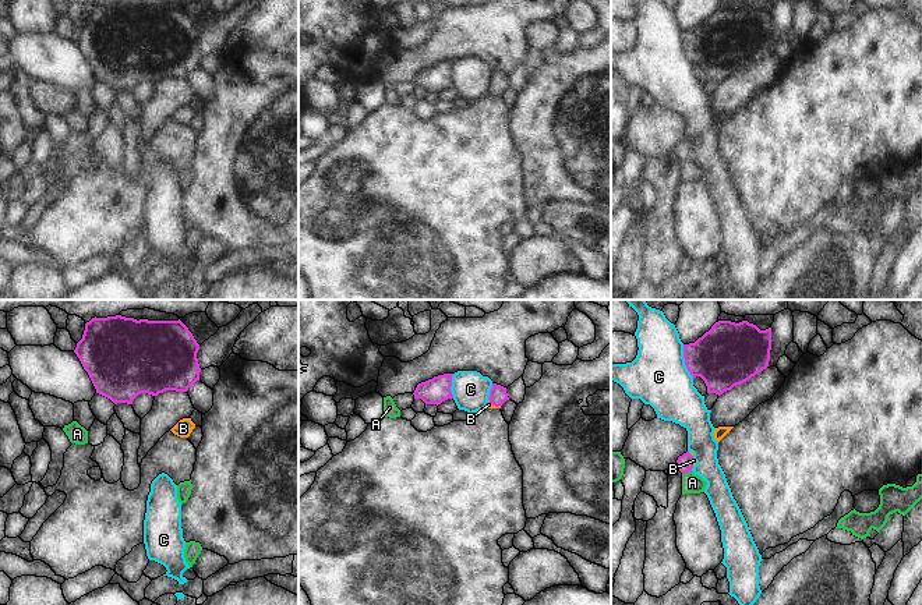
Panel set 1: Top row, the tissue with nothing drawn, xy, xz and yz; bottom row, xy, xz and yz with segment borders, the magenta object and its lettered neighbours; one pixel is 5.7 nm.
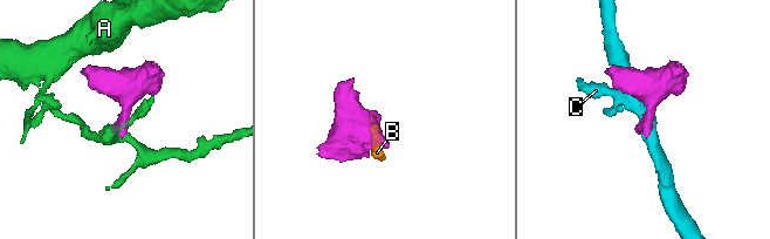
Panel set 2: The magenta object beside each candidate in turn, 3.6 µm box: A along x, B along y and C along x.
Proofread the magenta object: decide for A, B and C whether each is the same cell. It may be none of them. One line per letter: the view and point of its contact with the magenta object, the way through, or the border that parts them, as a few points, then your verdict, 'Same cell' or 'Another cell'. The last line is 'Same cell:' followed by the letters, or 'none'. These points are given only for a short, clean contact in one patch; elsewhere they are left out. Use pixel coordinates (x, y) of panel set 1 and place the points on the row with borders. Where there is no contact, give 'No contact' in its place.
A: Touches magenta at yz (686, 471). Another cell
B: Touches magenta at xz (494, 404). Path across: xz (498, 396), (494, 404), (488, 404). Same cell
C: Touches magenta at yz (685, 361). Another cell
Same cell: B.

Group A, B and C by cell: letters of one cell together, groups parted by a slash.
A / B / C

